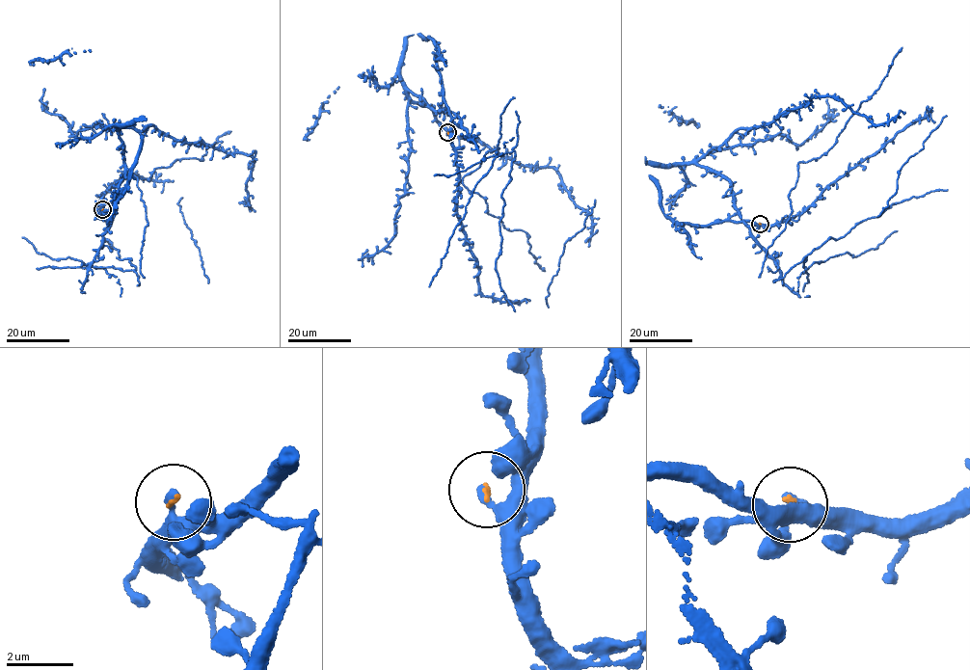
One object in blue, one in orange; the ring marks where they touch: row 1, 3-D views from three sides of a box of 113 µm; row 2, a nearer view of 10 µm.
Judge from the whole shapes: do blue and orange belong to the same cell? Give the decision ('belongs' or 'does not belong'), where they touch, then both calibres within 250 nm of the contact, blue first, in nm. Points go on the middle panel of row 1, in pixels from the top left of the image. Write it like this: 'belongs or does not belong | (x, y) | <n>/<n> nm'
belongs | (447, 132) | 320/90 nm

